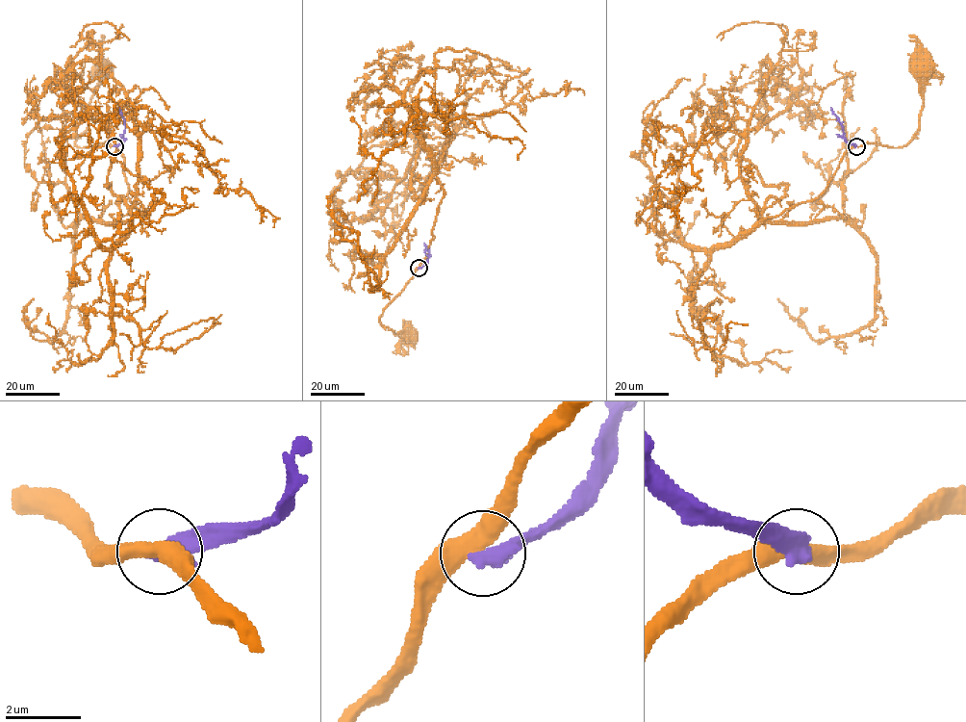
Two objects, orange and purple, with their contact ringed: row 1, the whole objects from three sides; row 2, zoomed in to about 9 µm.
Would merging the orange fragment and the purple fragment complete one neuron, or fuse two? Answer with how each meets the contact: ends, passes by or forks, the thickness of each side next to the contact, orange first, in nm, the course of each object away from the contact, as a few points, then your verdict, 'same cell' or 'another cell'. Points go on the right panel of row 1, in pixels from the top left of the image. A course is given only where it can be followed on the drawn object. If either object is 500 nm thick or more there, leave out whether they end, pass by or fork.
orange passes by | purple ends | 440/480 nm | orange via (856, 145), (877, 143), (903, 146), (915, 136), (922, 106), (922, 67) | purple via (856, 145), (844, 137), (841, 123), (830, 108) | another cell

